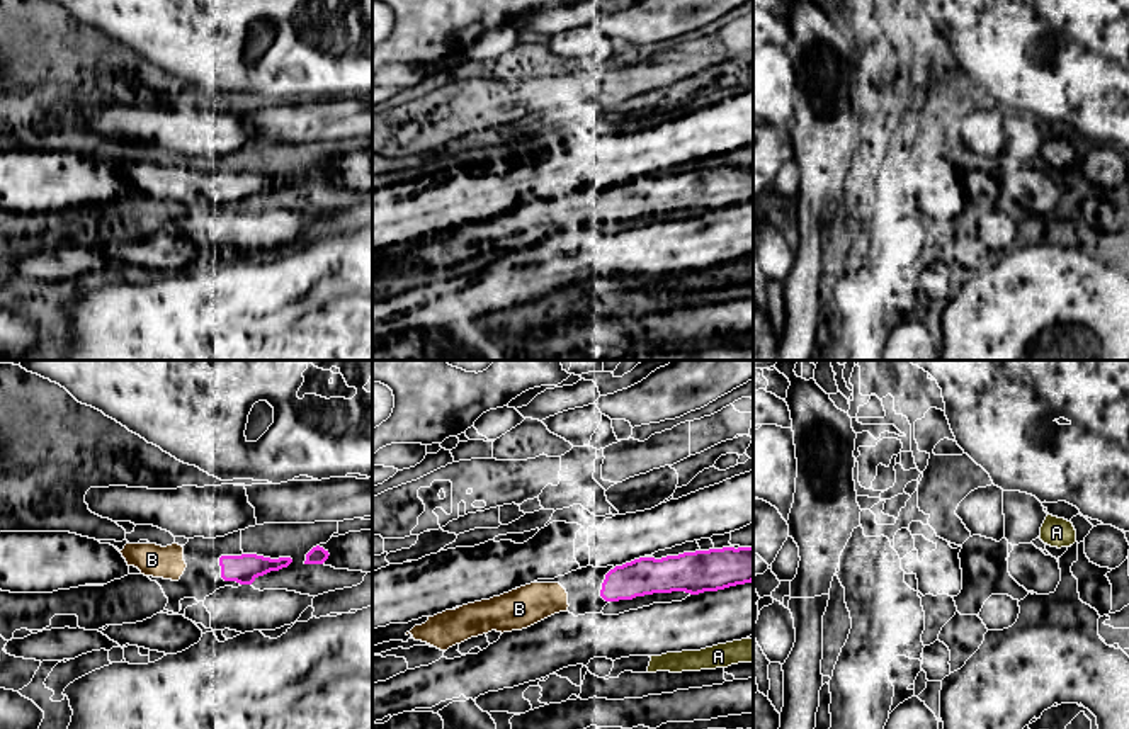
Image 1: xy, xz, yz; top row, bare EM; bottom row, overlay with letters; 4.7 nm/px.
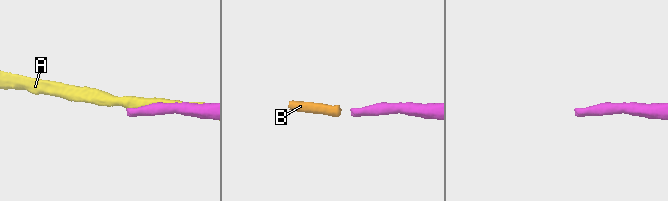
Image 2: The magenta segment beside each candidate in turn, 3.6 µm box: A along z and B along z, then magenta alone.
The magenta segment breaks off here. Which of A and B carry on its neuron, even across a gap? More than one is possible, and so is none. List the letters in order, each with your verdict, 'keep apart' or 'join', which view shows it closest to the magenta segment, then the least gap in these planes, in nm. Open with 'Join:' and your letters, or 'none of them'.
Join: B
A: keep apart | xz | 260 nm
B: join | xz | 160 nm

